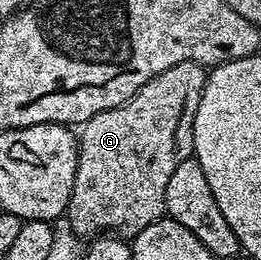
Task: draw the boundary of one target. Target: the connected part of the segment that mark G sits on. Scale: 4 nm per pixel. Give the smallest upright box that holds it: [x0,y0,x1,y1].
[67,63,207,241]

